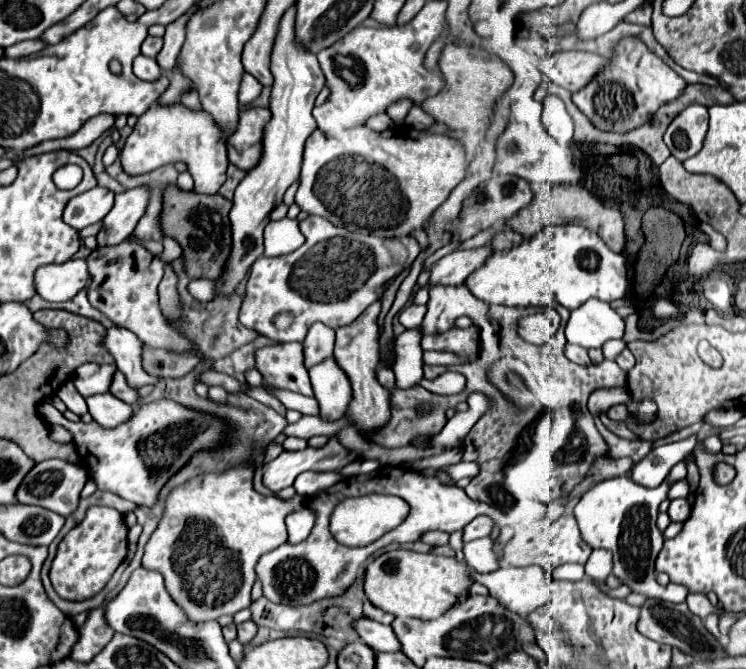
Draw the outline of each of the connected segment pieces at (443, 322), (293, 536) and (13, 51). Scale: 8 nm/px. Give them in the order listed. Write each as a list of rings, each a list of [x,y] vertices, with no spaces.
[[[433,284],[429,288],[427,316],[421,328],[423,328],[423,334],[445,332],[453,328],[453,322],[459,316],[469,316],[477,324],[479,320],[487,318],[487,310],[489,306],[477,300],[465,284],[459,284],[459,286]]]
[[[301,508],[299,512],[293,512],[285,518],[285,524],[287,524],[287,530],[289,530],[289,544],[297,544],[297,542],[303,542],[313,526],[315,526],[315,520],[317,520],[317,514],[311,510],[311,508]]]
[[[37,38],[37,40],[27,40],[27,42],[13,44],[13,46],[5,48],[5,56],[7,56],[7,58],[25,58],[25,56],[31,56],[31,54],[35,54],[35,52],[41,52],[43,48],[47,48],[47,42],[43,42],[41,38]]]

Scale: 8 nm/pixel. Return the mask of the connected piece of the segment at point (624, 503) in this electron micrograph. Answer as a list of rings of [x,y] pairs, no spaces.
[[[685,462],[677,464],[669,476],[657,488],[645,488],[635,484],[631,478],[617,476],[605,482],[599,482],[589,492],[581,496],[575,506],[575,520],[579,524],[581,536],[593,548],[607,548],[613,552],[613,574],[625,584],[631,586],[633,592],[647,594],[651,598],[667,600],[667,602],[685,602],[689,588],[687,586],[669,583],[666,586],[657,586],[655,580],[655,556],[657,550],[663,546],[663,534],[657,528],[657,508],[663,500],[667,500],[671,484],[685,478]]]

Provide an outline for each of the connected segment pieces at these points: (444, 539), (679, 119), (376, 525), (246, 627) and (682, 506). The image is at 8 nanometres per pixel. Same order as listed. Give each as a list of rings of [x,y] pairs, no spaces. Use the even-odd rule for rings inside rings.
[[[429,532],[421,538],[421,542],[425,544],[431,544],[431,546],[445,546],[449,544],[449,534],[443,534],[443,532]]]
[[[693,104],[673,118],[665,132],[665,144],[679,162],[685,162],[697,156],[697,152],[703,148],[707,130],[709,130],[707,108]]]
[[[363,496],[345,500],[345,534],[333,534],[345,546],[367,546],[385,532],[397,528],[409,514],[409,504],[397,496]]]
[[[253,620],[243,622],[243,624],[237,624],[237,640],[239,640],[241,644],[251,642],[251,640],[255,638],[255,634],[257,634],[257,626],[255,626]]]
[[[677,498],[677,500],[671,500],[671,506],[669,506],[669,516],[673,522],[685,522],[691,514],[691,506],[687,502],[687,498]]]

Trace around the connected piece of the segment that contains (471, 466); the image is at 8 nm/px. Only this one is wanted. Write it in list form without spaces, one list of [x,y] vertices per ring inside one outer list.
[[[459,462],[455,466],[447,466],[447,468],[441,468],[441,470],[447,472],[453,482],[457,482],[461,478],[475,478],[479,474],[477,462]]]

